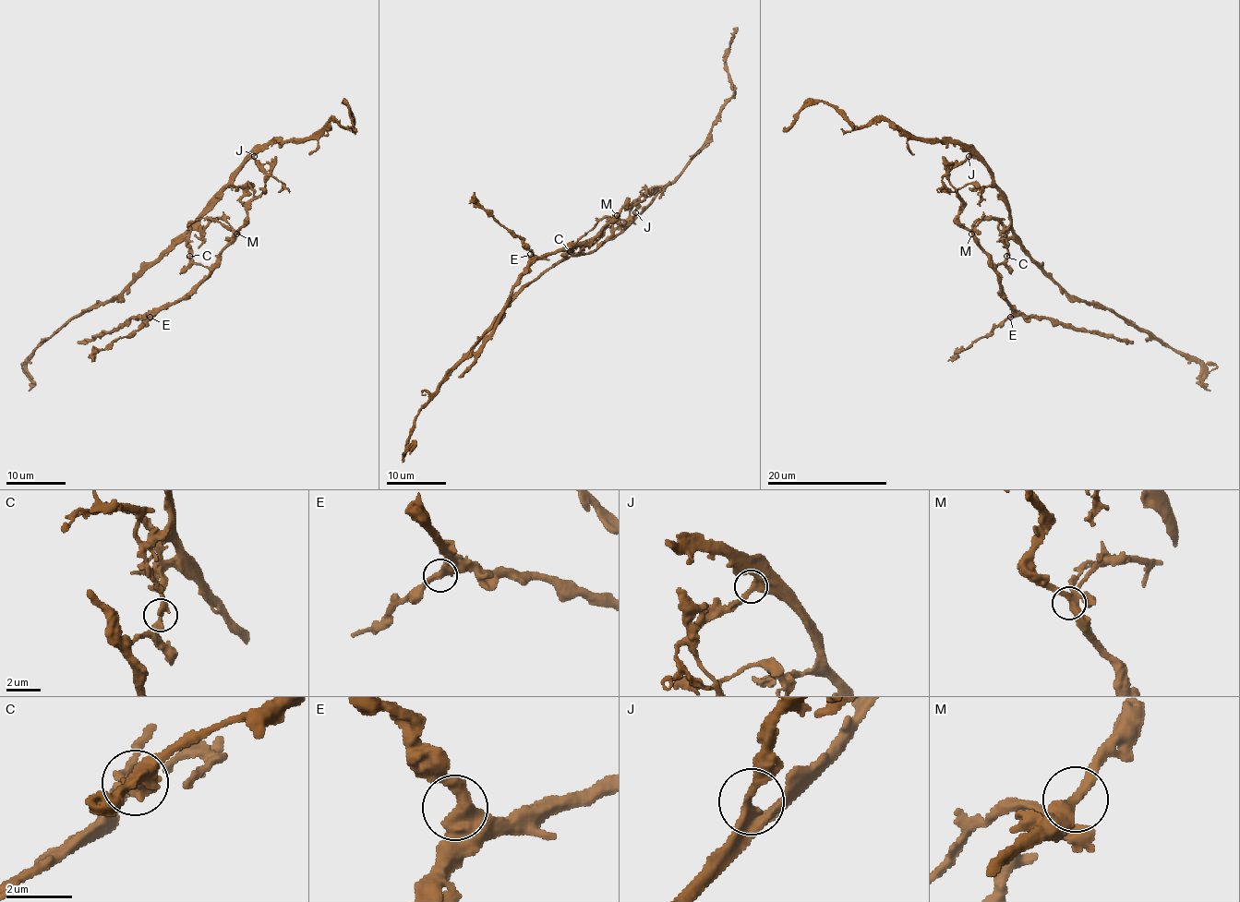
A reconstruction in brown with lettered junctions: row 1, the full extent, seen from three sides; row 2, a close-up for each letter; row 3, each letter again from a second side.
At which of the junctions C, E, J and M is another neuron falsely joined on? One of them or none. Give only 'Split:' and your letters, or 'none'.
Split: C

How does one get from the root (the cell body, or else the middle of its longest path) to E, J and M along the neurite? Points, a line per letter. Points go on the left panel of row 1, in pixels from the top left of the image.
E: (202, 210), (200, 222), (188, 234), (188, 251), (210, 273), (190, 292), (166, 302), (150, 317)
J: (202, 210), (229, 178), (254, 156)
M: (202, 210), (200, 227), (203, 231), (212, 220), (222, 219), (236, 234)

